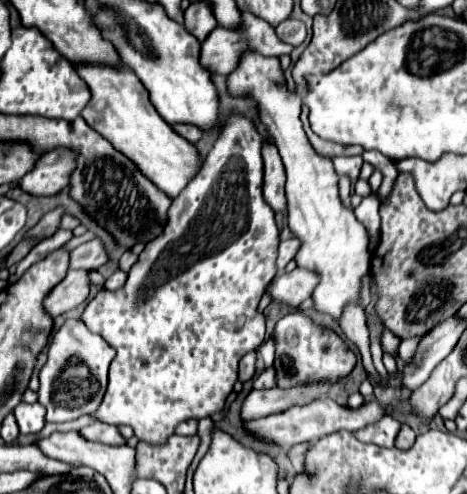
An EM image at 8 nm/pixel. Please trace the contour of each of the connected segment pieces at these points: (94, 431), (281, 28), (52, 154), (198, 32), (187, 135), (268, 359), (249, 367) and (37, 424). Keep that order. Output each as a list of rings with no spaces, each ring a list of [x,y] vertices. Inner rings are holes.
[[[93,423],[89,427],[83,427],[79,431],[81,437],[89,439],[89,441],[99,441],[99,443],[107,443],[107,445],[123,445],[125,439],[119,435],[115,425],[109,423]]]
[[[285,19],[283,23],[279,23],[275,27],[275,33],[277,33],[277,37],[281,41],[285,41],[285,43],[289,43],[293,47],[301,45],[305,41],[305,35],[307,35],[305,25],[301,21],[297,21],[297,19]]]
[[[57,147],[45,153],[37,167],[19,181],[19,187],[31,195],[55,195],[69,185],[69,171],[73,171],[73,151]]]
[[[191,3],[183,19],[185,19],[185,29],[199,41],[205,41],[205,37],[217,27],[213,11],[207,3]]]
[[[175,124],[173,129],[192,144],[198,142],[202,137],[202,131],[194,125]]]
[[[273,335],[259,347],[259,355],[265,367],[273,366],[273,359],[275,359],[275,339],[273,339]]]
[[[247,353],[239,363],[239,381],[245,383],[255,375],[255,353]]]
[[[19,403],[15,407],[15,417],[23,435],[39,433],[45,425],[45,407],[41,403]]]

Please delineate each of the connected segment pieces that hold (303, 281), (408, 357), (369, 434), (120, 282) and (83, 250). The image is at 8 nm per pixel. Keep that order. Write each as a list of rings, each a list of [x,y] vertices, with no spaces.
[[[297,267],[291,273],[275,275],[269,289],[273,301],[281,301],[287,305],[301,305],[305,299],[309,299],[313,287],[317,287],[317,273]]]
[[[423,337],[401,340],[401,345],[399,345],[399,357],[401,357],[405,363],[411,363],[411,361],[413,361],[413,355],[417,353],[417,343],[421,343],[421,339],[423,339]]]
[[[385,415],[385,419],[379,419],[377,423],[371,423],[371,427],[355,431],[353,435],[363,443],[375,443],[379,447],[393,447],[399,427],[401,423],[397,419]]]
[[[115,271],[115,273],[107,279],[105,287],[107,287],[109,291],[117,291],[117,289],[121,289],[121,287],[125,285],[125,281],[127,281],[127,273],[125,273],[125,271]]]
[[[99,239],[83,243],[71,253],[71,269],[99,269],[109,263],[109,253]]]

